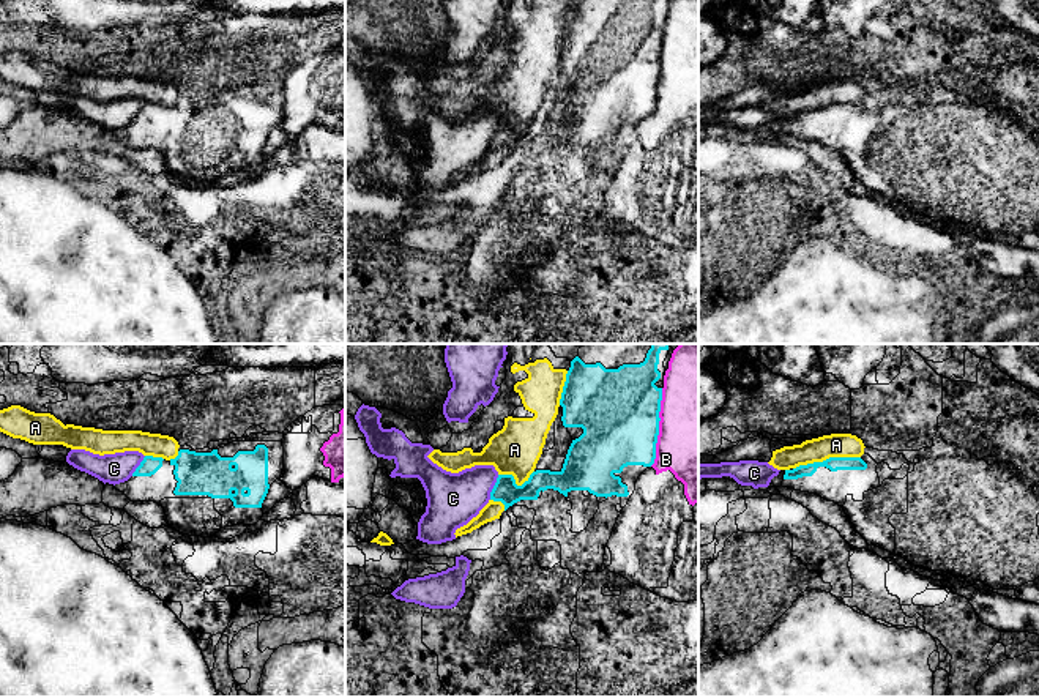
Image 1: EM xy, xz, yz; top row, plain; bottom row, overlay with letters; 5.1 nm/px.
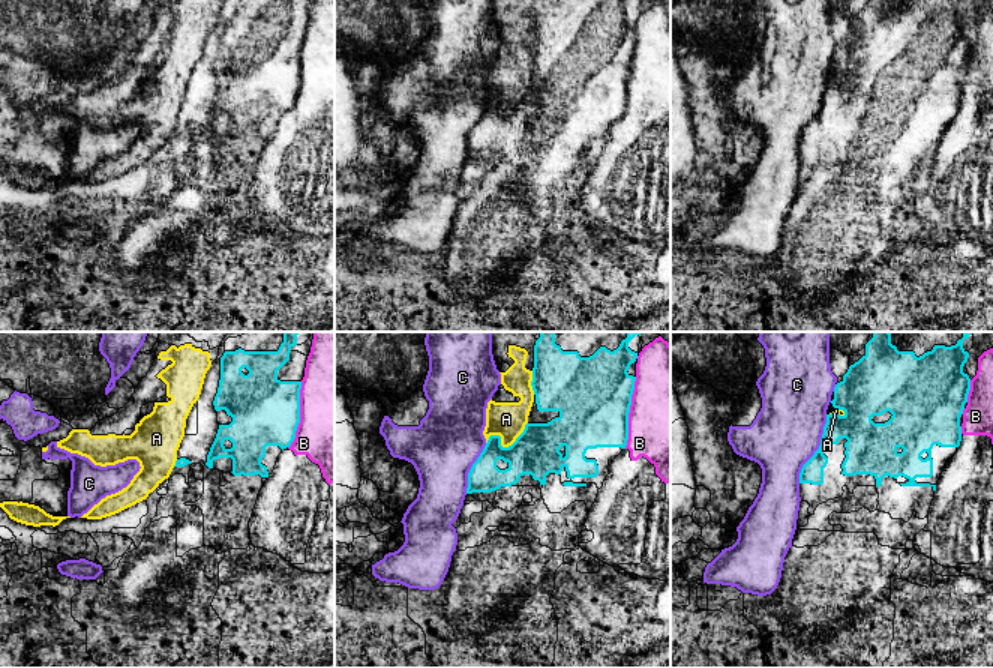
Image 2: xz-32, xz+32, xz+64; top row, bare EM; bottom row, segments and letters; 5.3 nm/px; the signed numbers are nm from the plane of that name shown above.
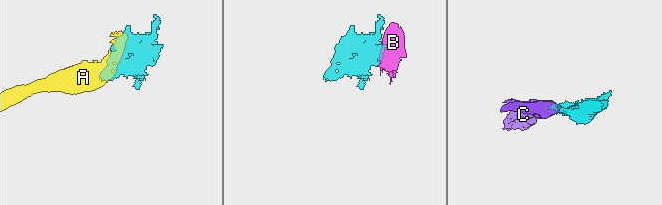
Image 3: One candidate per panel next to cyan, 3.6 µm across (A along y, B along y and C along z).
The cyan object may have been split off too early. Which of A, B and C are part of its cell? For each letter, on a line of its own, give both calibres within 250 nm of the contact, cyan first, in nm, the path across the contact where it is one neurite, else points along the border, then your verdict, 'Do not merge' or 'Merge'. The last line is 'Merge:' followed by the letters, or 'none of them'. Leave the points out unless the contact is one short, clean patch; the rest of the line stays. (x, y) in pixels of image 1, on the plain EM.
A: Thickness 70 nm (cyan) against 130 nm. Do not merge
B: Thickness 420 nm (cyan) against 400 nm. Boundary: xz (662, 35), (656, 104), (650, 112). Do not merge
C: Thickness 120 nm (cyan) against 280 nm. Do not merge
Merge: none of them

